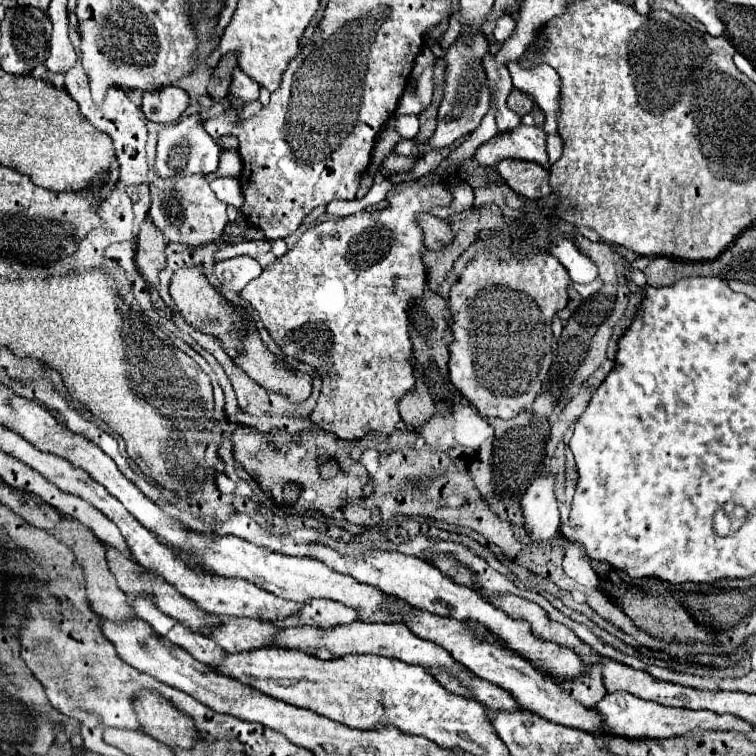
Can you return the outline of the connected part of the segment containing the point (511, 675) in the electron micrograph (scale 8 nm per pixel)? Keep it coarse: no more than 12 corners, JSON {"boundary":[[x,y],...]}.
{"boundary":[[411,609],[403,623],[553,723],[603,733],[521,657],[479,641],[465,621]]}

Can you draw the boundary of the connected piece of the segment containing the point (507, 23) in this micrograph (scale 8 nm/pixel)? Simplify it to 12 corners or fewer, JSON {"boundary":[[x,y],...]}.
{"boundary":[[511,15],[497,19],[493,37],[503,43],[513,35],[515,19]]}

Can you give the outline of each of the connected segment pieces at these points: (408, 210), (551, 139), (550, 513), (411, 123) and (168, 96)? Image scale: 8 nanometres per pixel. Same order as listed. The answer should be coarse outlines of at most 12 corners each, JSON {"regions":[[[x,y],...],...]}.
{"regions":[[[415,213],[329,219],[241,291],[321,373],[311,421],[389,435],[413,387]],[[557,133],[547,135],[549,163],[561,157],[563,141]],[[537,477],[521,497],[525,529],[549,541],[561,525],[557,477]],[[397,115],[395,127],[403,139],[419,131],[417,115]],[[181,87],[143,93],[149,121],[173,123],[189,107]]]}

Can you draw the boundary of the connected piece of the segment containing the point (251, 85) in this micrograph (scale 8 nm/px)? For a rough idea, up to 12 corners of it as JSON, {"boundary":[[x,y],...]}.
{"boundary":[[235,69],[229,101],[259,99],[259,85]]}

